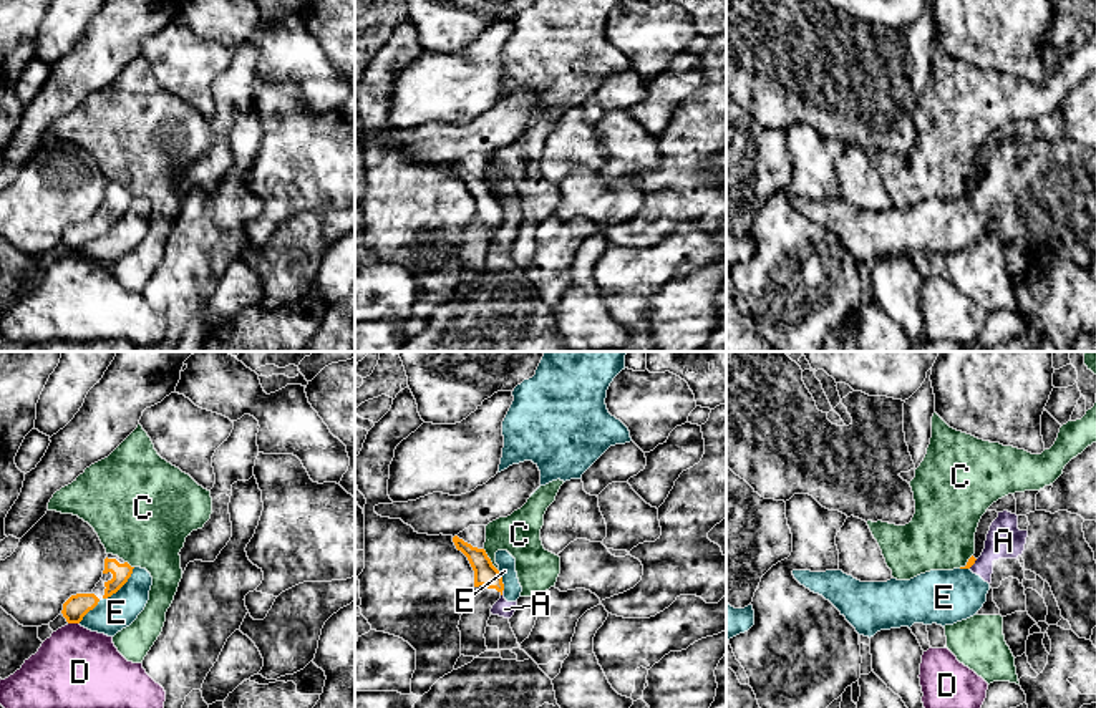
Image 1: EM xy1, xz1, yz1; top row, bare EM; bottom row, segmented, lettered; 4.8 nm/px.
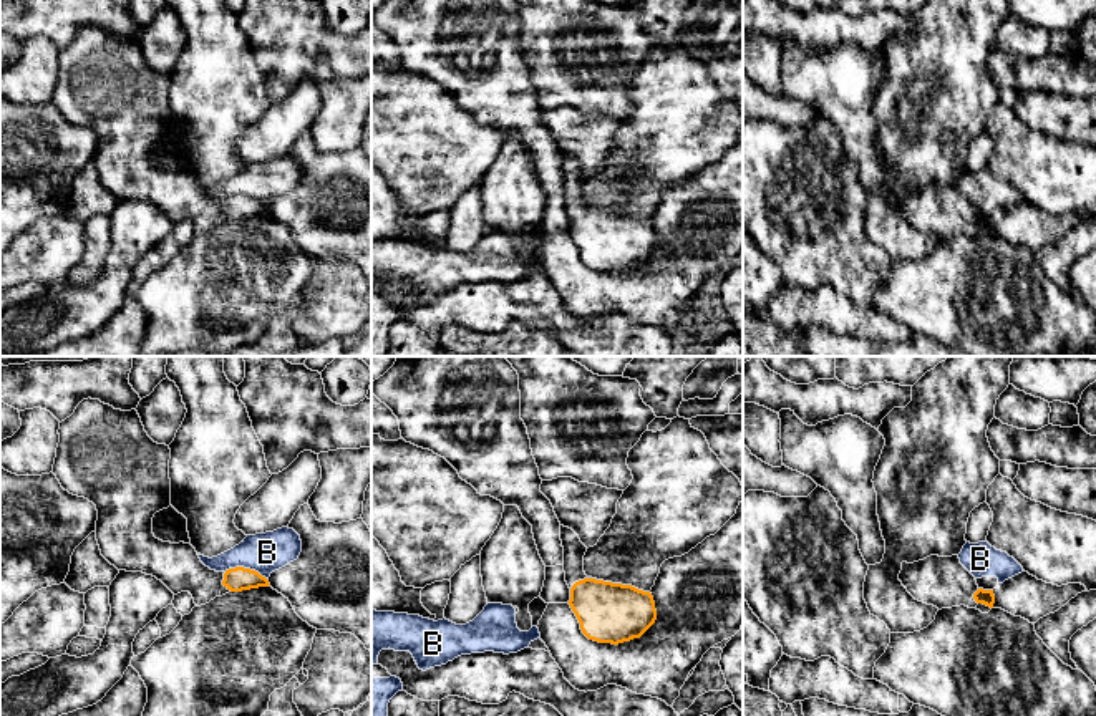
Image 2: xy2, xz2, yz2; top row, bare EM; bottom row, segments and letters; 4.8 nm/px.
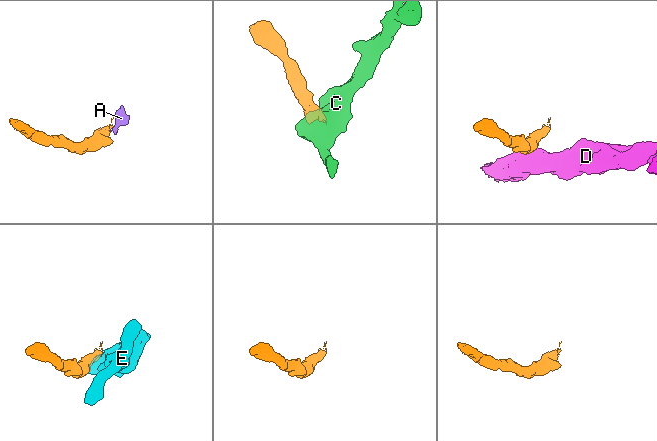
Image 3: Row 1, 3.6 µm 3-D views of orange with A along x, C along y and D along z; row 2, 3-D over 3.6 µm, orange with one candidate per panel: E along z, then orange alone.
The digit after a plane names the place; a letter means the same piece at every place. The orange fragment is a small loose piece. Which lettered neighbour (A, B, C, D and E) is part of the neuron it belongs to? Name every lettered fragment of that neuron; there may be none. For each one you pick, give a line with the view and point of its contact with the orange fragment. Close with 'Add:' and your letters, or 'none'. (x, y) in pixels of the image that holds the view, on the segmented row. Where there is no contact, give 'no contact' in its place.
Add: none

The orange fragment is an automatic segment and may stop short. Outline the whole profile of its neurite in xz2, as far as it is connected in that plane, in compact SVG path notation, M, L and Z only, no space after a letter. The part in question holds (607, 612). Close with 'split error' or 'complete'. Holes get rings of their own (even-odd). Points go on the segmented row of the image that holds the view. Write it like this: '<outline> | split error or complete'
M560 525L560 540L565 582L570 588L569 605L582 633L589 640L612 645L640 638L657 620L652 593L587 577L584 572L587 547L579 535Z | split error

